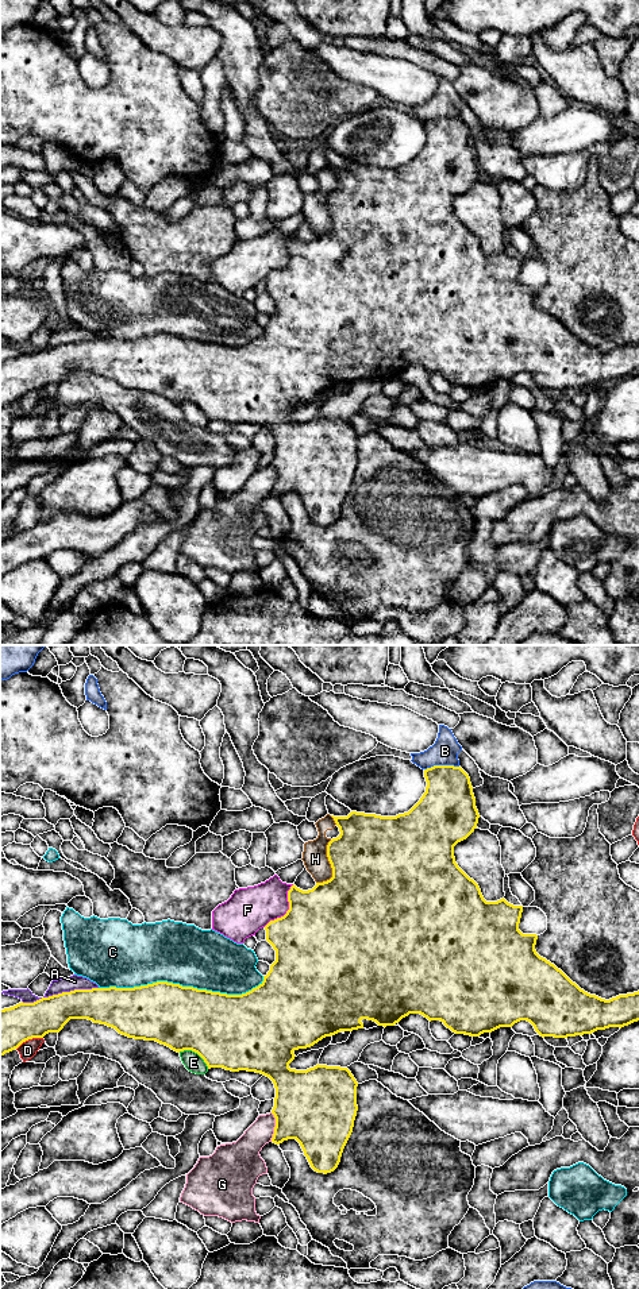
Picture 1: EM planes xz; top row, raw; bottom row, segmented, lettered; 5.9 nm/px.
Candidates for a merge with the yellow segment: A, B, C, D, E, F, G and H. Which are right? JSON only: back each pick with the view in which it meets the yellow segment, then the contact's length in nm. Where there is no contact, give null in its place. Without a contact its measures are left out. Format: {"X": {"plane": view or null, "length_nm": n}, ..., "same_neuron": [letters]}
{"same_neuron": []}

